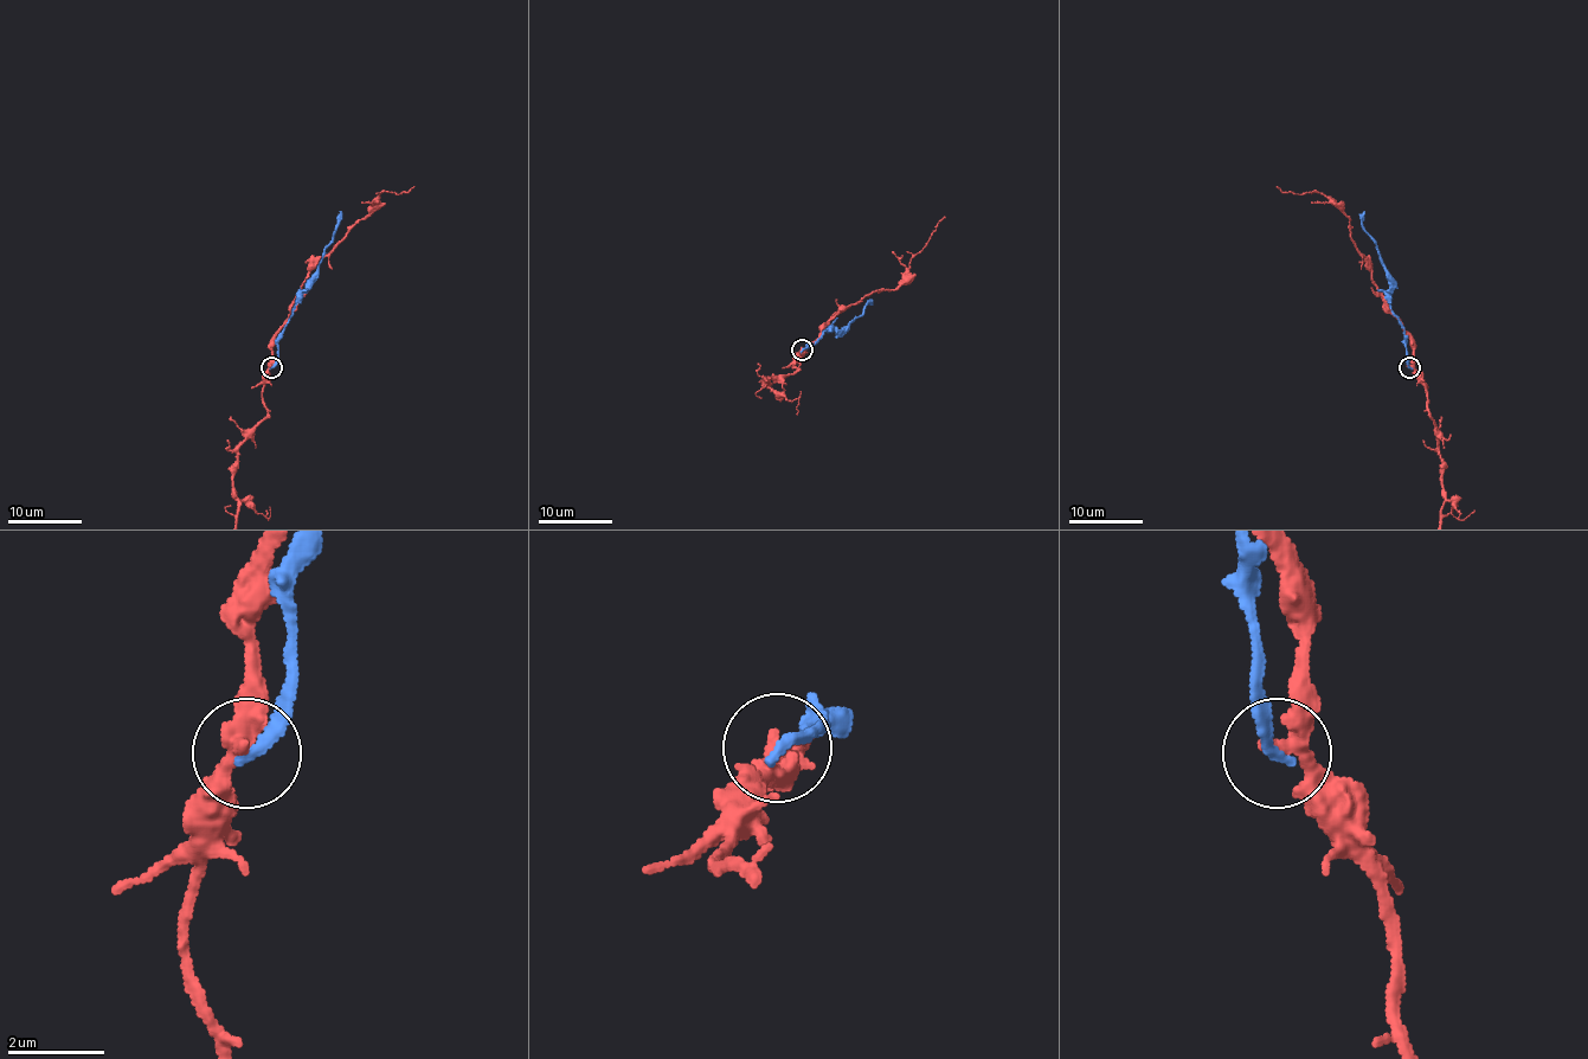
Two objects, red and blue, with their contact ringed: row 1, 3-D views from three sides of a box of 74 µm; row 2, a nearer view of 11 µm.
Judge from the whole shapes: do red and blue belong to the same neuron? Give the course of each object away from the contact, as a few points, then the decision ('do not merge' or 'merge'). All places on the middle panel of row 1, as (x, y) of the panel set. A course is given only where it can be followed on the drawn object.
blue runs (802, 350), (825, 331), (843, 329), (869, 303); do not merge

